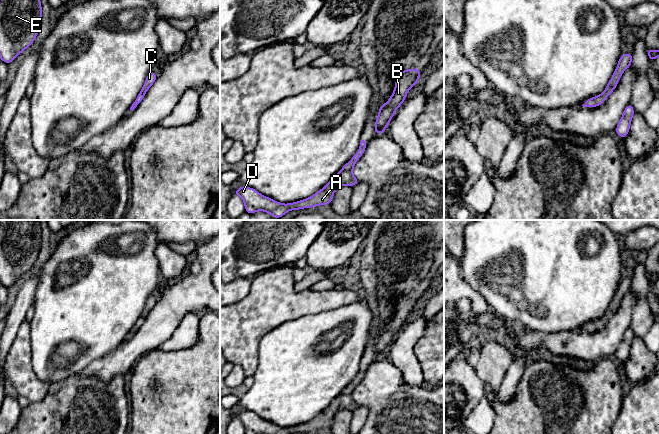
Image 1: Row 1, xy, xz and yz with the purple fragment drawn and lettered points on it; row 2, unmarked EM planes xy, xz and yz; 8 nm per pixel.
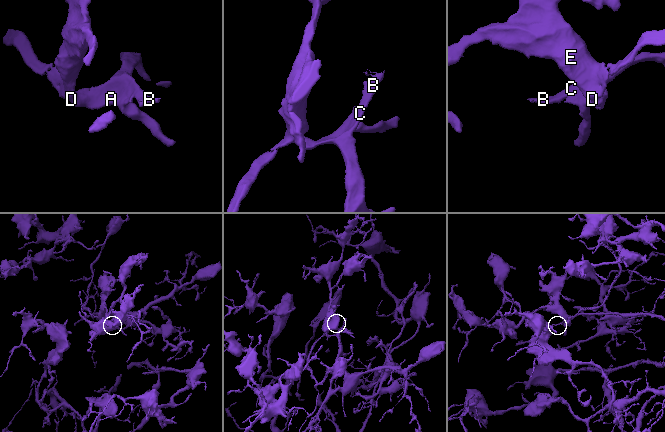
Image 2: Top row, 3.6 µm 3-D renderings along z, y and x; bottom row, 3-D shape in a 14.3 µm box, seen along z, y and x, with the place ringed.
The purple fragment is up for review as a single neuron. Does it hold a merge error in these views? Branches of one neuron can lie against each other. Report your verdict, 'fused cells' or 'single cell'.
single cell

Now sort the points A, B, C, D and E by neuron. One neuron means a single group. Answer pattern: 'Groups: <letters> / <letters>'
Groups: A B C D E

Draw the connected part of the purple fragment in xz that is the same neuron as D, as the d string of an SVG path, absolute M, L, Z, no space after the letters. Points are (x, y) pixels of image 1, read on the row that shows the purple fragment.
M360 138L359 150L346 163L342 169L319 191L304 200L283 204L259 193L257 190L248 187L239 187L233 195L239 195L245 205L245 211L252 215L257 211L264 211L279 219L291 210L300 210L304 208L312 208L319 205L330 205L335 191L344 185L355 186L359 182L353 175L353 168L356 162L364 154L367 141Z

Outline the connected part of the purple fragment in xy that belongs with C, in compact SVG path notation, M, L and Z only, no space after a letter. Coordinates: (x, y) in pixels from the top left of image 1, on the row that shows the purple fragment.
M153 71L149 72L149 74L146 77L144 85L140 93L137 95L135 102L130 107L130 110L133 111L141 103L143 98L145 97L145 94L147 93L149 88L153 85L153 83L156 81L157 77L158 76Z

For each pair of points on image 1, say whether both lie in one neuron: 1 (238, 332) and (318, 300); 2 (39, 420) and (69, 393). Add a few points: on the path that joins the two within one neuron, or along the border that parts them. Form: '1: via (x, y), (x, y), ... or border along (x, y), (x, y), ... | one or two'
1: via (258, 313), (270, 303), (298, 303) | one
2: via (46, 416), (62, 400) | one

